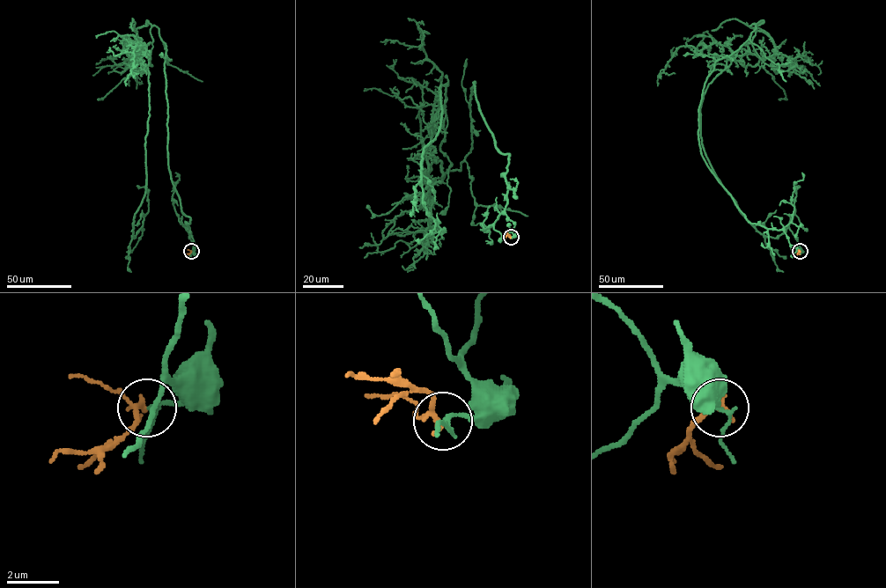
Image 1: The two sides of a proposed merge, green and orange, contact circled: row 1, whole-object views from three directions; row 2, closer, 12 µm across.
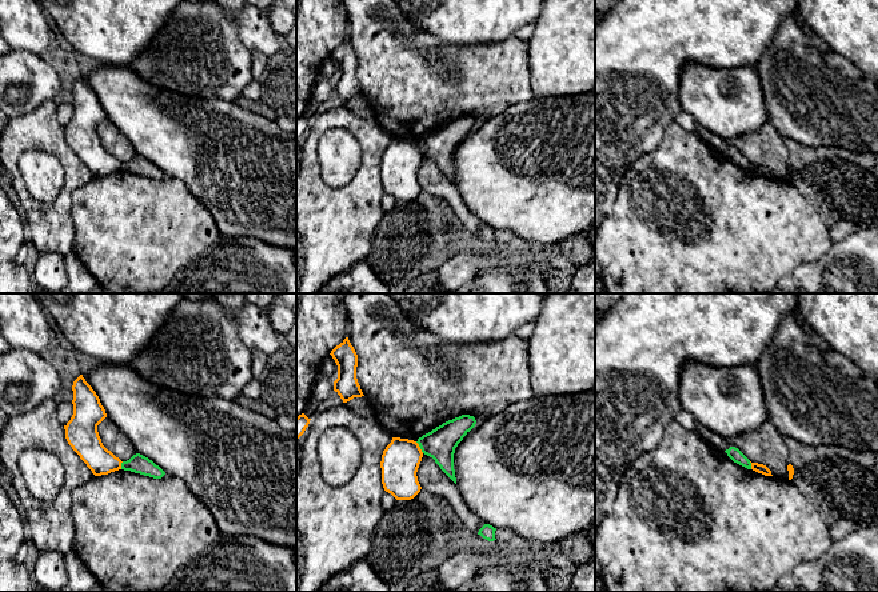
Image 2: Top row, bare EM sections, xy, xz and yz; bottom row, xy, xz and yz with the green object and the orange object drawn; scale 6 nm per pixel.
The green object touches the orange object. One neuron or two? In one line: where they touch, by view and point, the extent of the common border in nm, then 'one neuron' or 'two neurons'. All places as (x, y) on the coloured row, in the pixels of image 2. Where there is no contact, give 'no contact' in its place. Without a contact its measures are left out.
xz (419, 446) | 90 nm | two neurons

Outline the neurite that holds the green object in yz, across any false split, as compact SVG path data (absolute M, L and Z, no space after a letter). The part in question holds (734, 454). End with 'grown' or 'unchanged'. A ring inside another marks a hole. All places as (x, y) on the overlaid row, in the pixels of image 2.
M730 447L729 449L725 451L727 456L737 464L751 469L751 463L750 460L735 447Z; unchanged

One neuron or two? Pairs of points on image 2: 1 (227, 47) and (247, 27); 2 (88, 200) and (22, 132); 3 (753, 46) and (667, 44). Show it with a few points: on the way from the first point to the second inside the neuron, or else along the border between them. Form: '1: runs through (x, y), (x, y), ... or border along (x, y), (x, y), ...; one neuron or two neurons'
1: border along (227, 14), (235, 24), (240, 42), (251, 52); two neurons
2: border along (94, 176), (72, 191), (71, 219); two neurons
3: runs through (731, 46), (689, 46); one neuron

